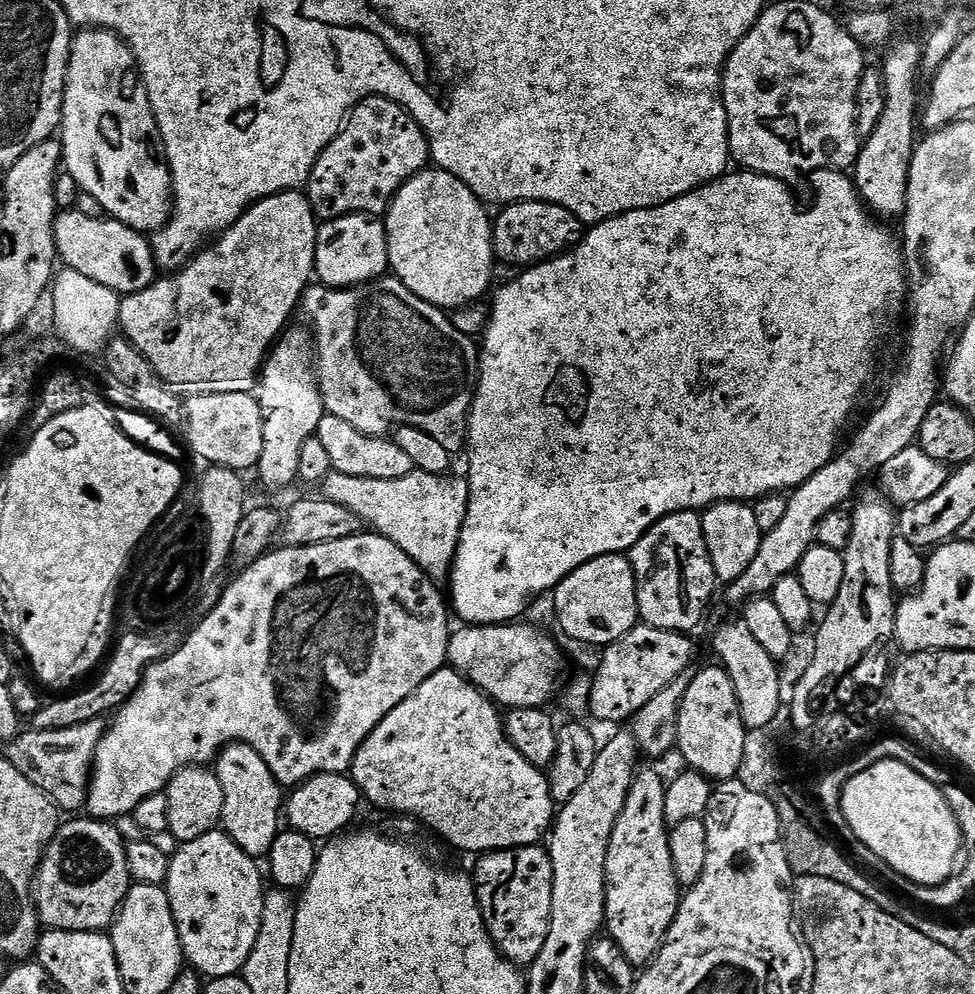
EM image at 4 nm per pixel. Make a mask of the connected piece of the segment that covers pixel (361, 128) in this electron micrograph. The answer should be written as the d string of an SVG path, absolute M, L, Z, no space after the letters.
M368 96L352 109L344 127L340 129L340 133L334 138L334 142L330 142L330 146L326 150L322 150L322 154L318 158L314 170L308 176L306 195L317 217L319 217L321 221L334 220L338 216L349 216L350 214L358 214L359 212L364 213L365 216L380 218L387 213L388 208L392 205L392 200L398 194L398 190L401 186L403 186L411 176L416 176L418 173L424 171L425 168L429 167L429 164L428 134L424 131L423 126L418 123L401 104L394 103L393 100L388 99L386 96Z

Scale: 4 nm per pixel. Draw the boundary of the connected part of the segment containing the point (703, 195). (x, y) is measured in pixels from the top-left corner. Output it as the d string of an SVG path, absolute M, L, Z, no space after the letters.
M736 170L731 174L725 174L719 180L710 184L701 184L693 192L685 196L674 198L665 204L659 204L653 208L639 208L633 212L623 212L621 216L611 216L608 220L601 220L599 224L593 224L585 231L579 244L571 250L553 256L543 262L531 265L513 284L504 284L500 289L495 289L496 297L492 300L492 317L488 320L488 329L484 332L484 344L480 348L480 381L476 383L476 396L472 400L472 412L468 416L468 438L466 441L466 453L468 452L468 513L462 526L462 534L456 551L456 561L452 563L450 581L452 580L452 596L450 592L450 604L461 616L463 623L468 626L483 626L486 624L507 624L521 619L520 616L528 608L528 603L535 596L543 592L551 593L568 577L578 566L590 562L599 556L614 556L624 554L631 550L662 518L666 518L675 512L694 512L712 507L718 500L743 500L755 502L761 496L769 494L784 494L793 488L797 488L806 478L810 478L826 466L838 451L841 443L840 431L848 424L864 387L868 384L868 371L872 368L872 359L876 356L876 347L884 336L892 316L900 311L905 311L906 297L909 295L908 278L904 266L904 254L901 241L888 228L883 228L879 219L873 218L866 211L865 205L860 199L860 193L856 191L855 183L848 180L843 171L829 170L826 172L811 173L812 180L812 205L809 208L796 208L796 200L792 197L789 185L782 180L776 180L772 176L761 176L759 172Z

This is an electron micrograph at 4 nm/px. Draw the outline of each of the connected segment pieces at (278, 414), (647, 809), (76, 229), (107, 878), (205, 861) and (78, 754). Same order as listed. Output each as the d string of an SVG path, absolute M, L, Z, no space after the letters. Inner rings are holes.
M307 327L291 328L277 339L258 376L258 399L264 419L264 445L258 473L261 482L268 488L288 488L297 483L300 474L298 457L302 454L302 446L306 446L309 438L315 436L326 415L320 377L316 371L313 333Z
M637 771L633 780L626 806L622 814L618 814L618 822L614 826L614 834L610 834L610 846L606 854L606 870L604 871L604 922L607 935L622 950L622 954L634 966L647 966L660 953L666 934L676 917L682 899L681 885L676 883L674 862L670 858L670 842L668 834L670 826L666 822L666 787L665 777L656 772Z
M64 210L56 217L54 242L57 257L62 261L63 267L78 270L94 283L110 286L121 294L140 292L149 287L158 274L157 257L153 253L149 237L117 220L78 211Z
M72 818L67 822L59 825L56 837L52 843L48 845L48 849L44 852L44 859L40 861L40 867L36 870L36 878L32 885L32 899L36 902L36 913L40 916L41 925L48 930L70 930L71 932L104 932L111 929L116 923L116 915L120 913L120 908L124 905L124 899L129 888L132 887L134 881L128 863L126 862L126 840L120 837L120 832L116 829L117 825L112 822L103 820L93 820L91 818L83 818L84 820L76 820L80 818Z
M223 830L208 832L194 842L180 844L177 849L176 856L174 852L170 859L166 891L185 961L204 978L237 975L243 969L246 958L250 958L250 950L254 950L254 942L262 926L265 877L262 872L260 877L257 861L247 856Z
M103 719L88 720L69 728L50 728L40 732L21 731L14 741L16 769L27 778L35 788L45 792L57 809L68 814L85 807L88 802L88 786L92 770L92 759L96 757L96 747L106 731Z

